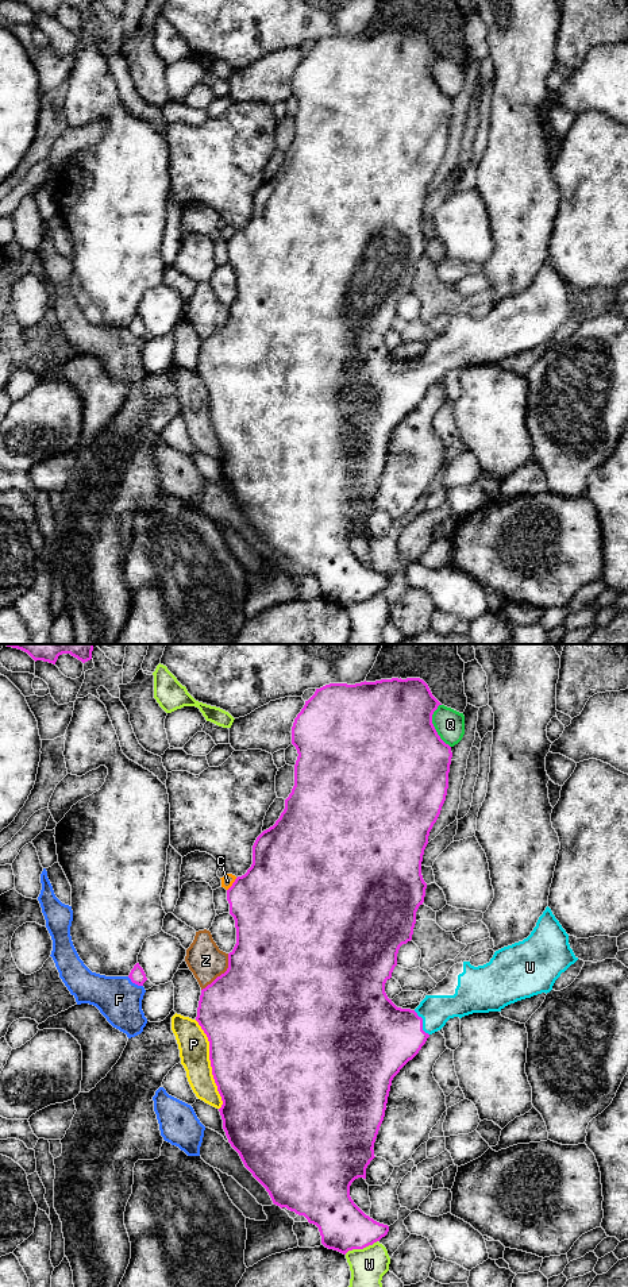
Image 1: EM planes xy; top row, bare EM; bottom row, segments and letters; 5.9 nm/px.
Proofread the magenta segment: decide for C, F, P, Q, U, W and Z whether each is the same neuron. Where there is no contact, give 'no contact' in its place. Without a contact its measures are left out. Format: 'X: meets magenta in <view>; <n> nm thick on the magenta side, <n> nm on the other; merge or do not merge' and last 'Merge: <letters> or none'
C: meets magenta in xy; 460 nm thick on the magenta side, 70 nm on the other; do not merge
F: meets magenta in xy; 90 nm thick on the magenta side, 260 nm on the other; do not merge
P: meets magenta in xy; 500 nm thick on the magenta side, 180 nm on the other; do not merge
Q: meets magenta in xy; 500 nm thick on the magenta side, 180 nm on the other; do not merge
U: meets magenta in xy; 400 nm thick on the magenta side, 190 nm on the other; merge
W: meets magenta in xy; 300 nm thick on the magenta side, 220 nm on the other; do not merge
Z: meets magenta in xy; 500 nm thick on the magenta side, 220 nm on the other; do not merge
Merge: U

